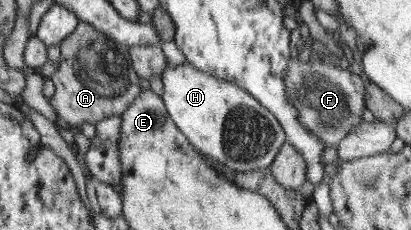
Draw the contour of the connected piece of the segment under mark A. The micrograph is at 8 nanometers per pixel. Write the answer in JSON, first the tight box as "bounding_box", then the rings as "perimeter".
{"bounding_box":[48,22,141,130],"perimeter":[[[79,22],[76,29],[59,45],[61,50],[59,67],[50,76],[55,84],[55,93],[48,100],[59,118],[68,123],[72,130],[81,128],[83,124],[97,125],[111,116],[120,117],[129,104],[140,95],[141,78],[132,67],[132,58],[127,45],[113,40],[85,22]]]}

